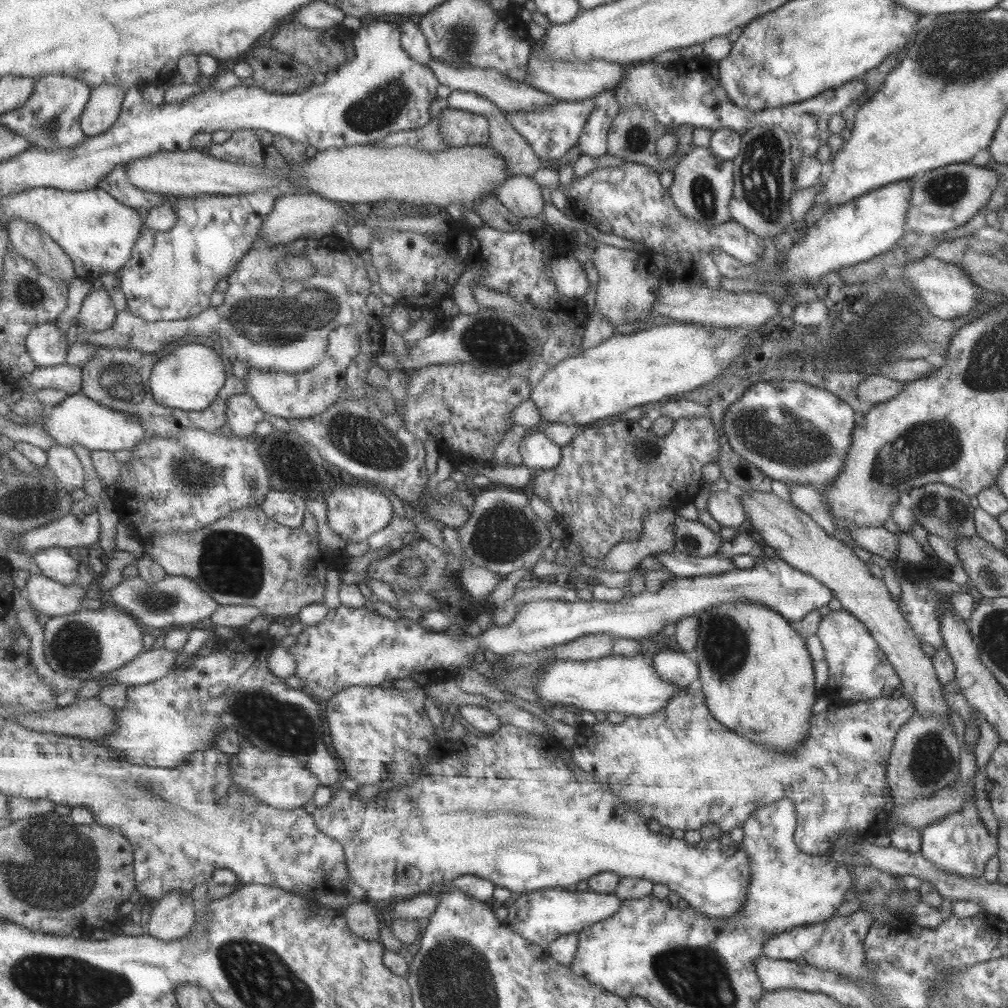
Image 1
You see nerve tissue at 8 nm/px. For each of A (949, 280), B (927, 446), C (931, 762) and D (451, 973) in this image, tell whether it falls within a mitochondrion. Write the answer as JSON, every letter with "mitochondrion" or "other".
{"A":"other","B":"mitochondrion","C":"mitochondrion","D":"mitochondrion"}

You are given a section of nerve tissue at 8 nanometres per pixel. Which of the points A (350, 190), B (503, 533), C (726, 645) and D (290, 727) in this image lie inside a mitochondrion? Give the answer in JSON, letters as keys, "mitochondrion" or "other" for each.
{"A":"other","B":"mitochondrion","C":"mitochondrion","D":"mitochondrion"}

